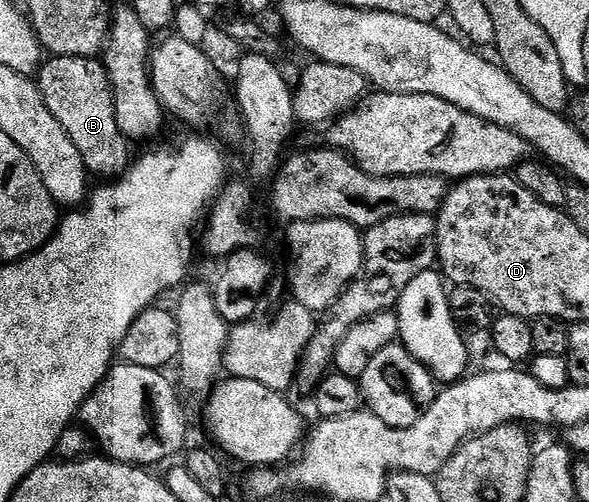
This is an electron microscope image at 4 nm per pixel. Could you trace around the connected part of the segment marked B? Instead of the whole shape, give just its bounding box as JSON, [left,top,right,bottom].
[36,56,132,180]

